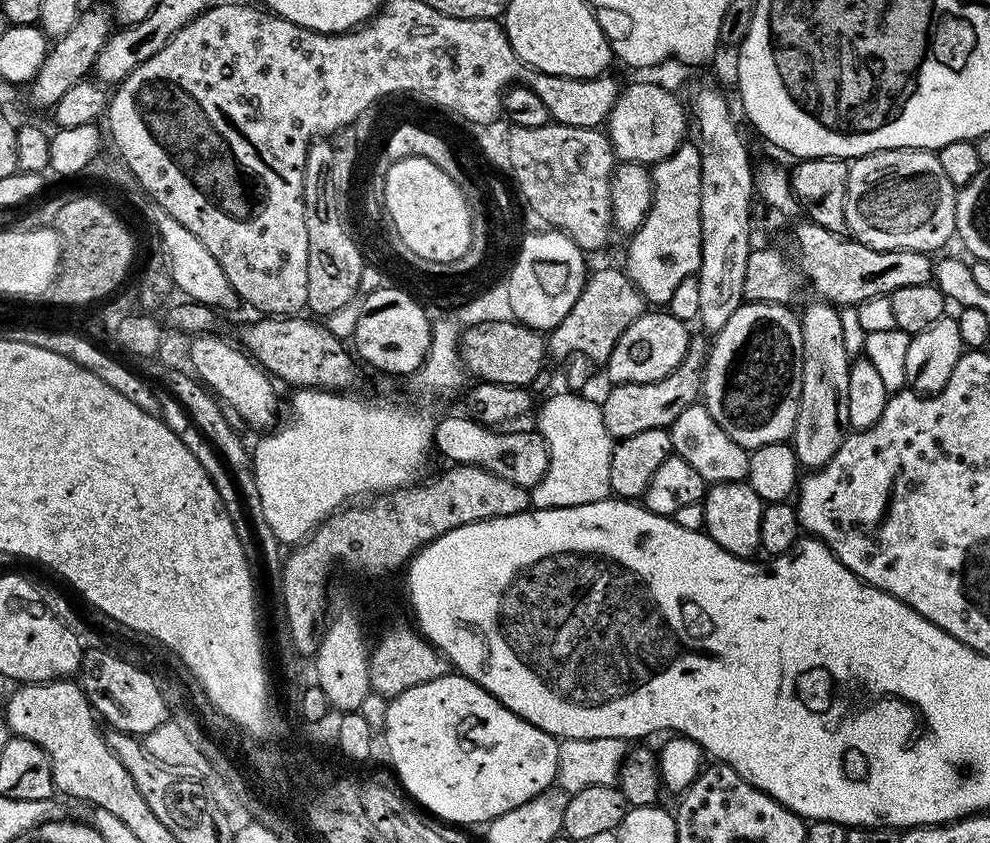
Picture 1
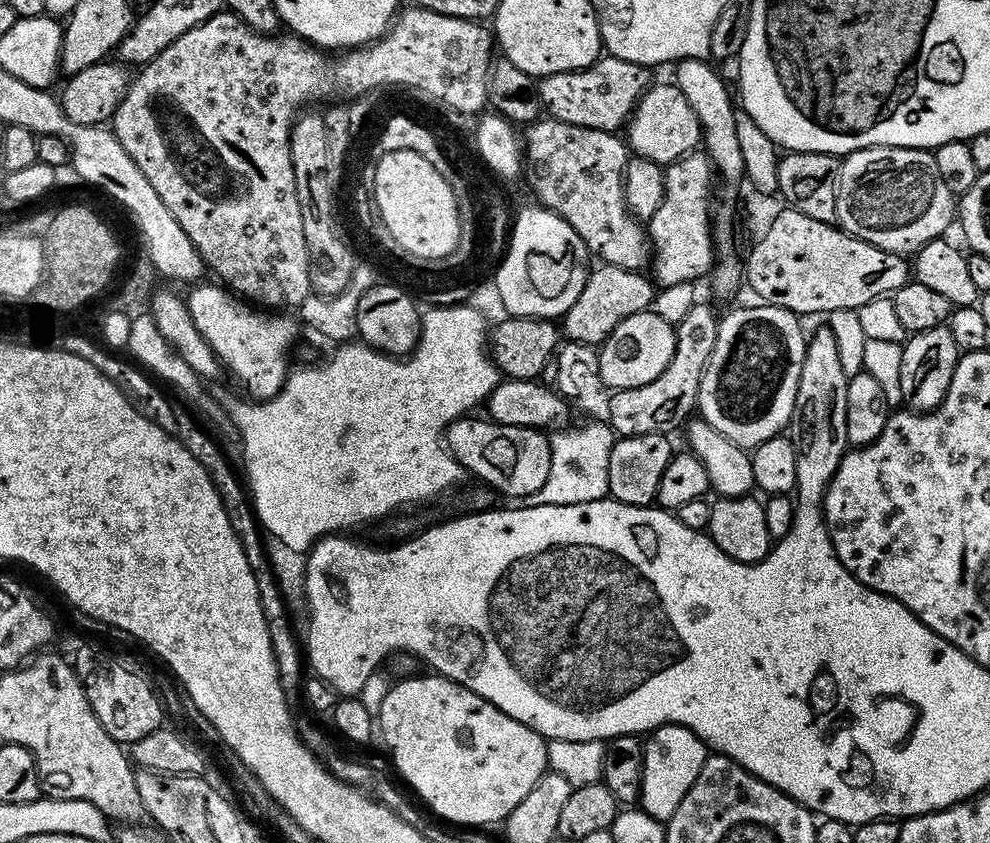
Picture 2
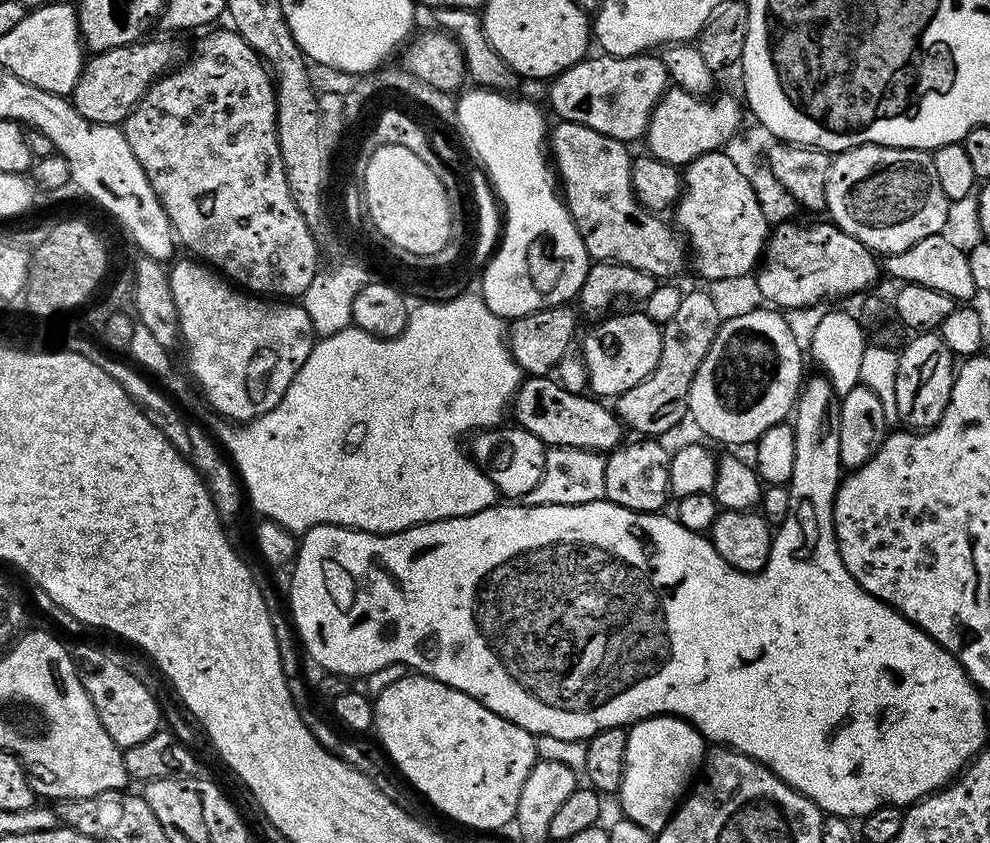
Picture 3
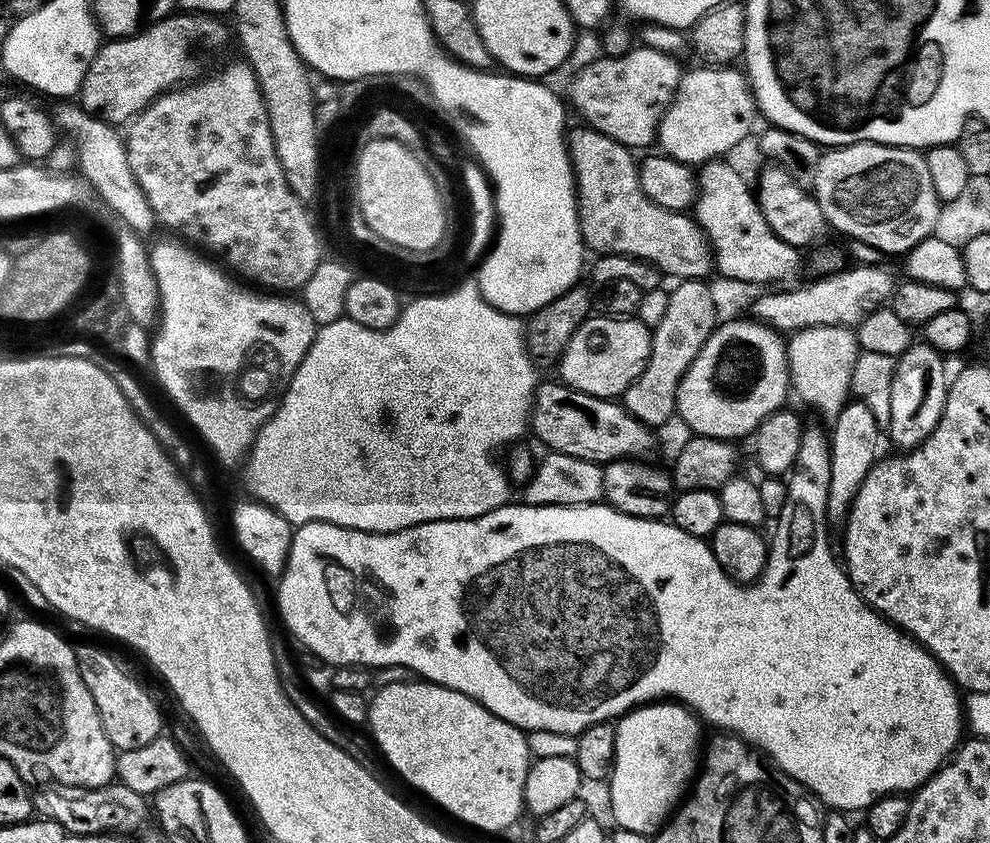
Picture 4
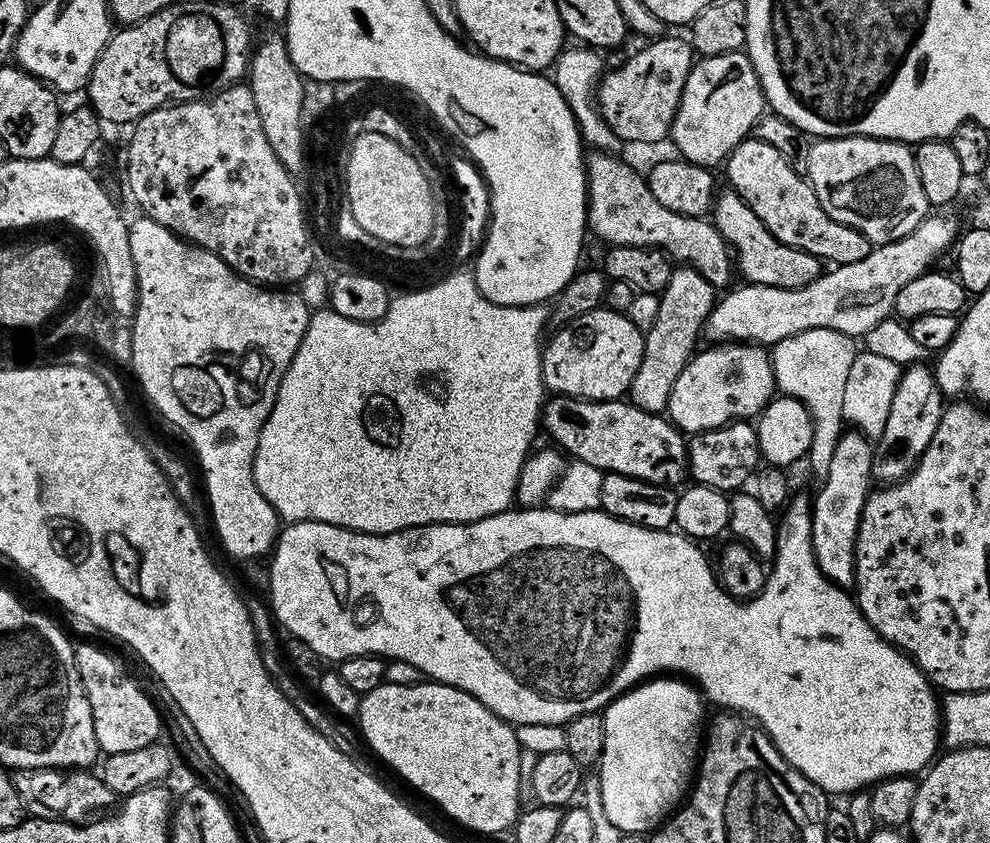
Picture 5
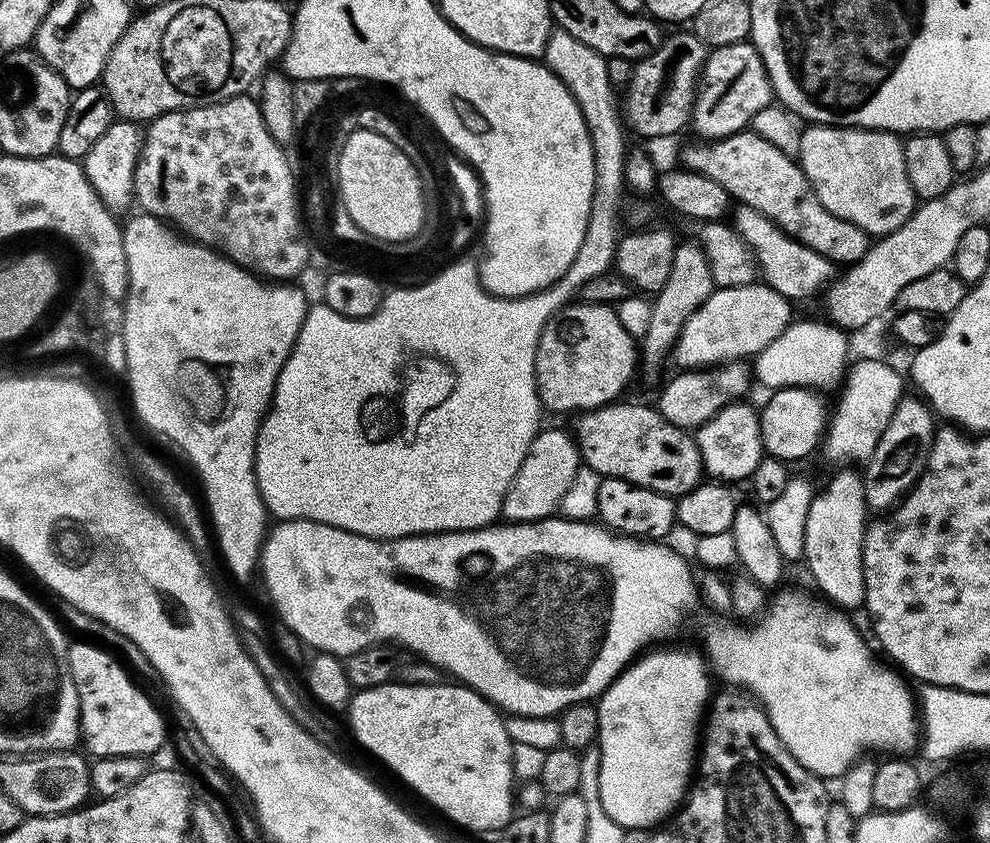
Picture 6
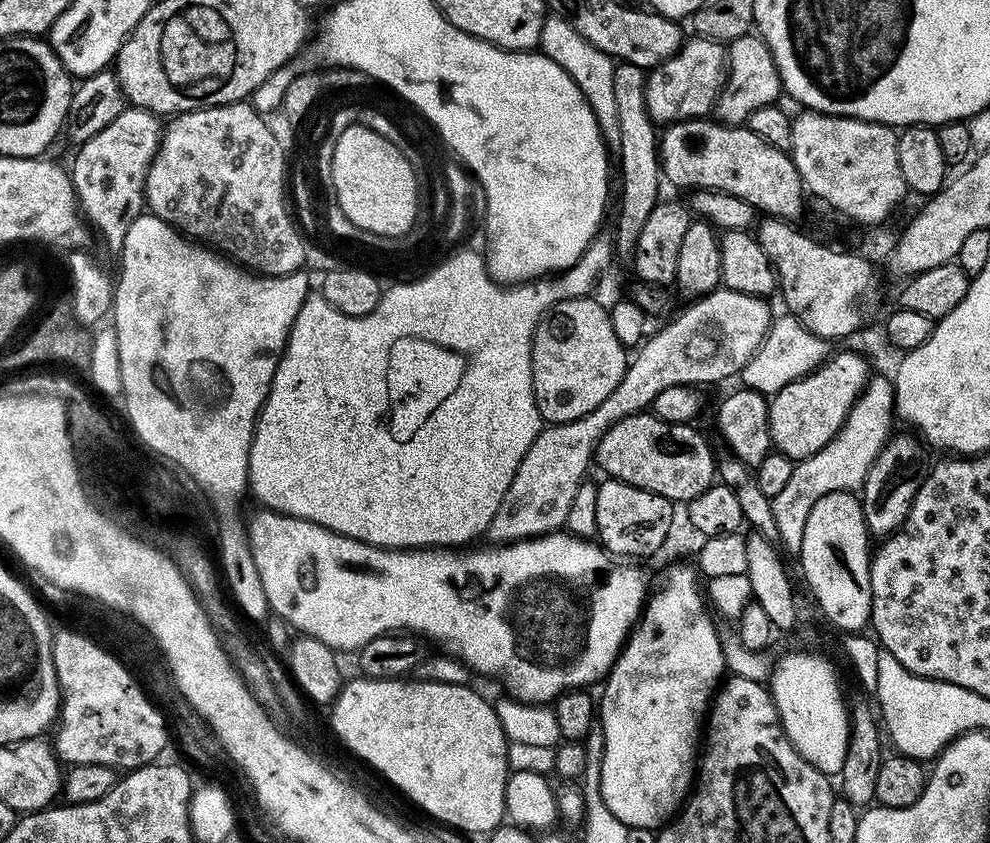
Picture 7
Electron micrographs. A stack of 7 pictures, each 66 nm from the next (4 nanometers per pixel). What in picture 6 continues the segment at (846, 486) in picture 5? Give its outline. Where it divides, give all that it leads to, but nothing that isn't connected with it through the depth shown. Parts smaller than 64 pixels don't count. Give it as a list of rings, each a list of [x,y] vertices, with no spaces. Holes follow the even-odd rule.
[[[842,468],[837,472],[838,474],[834,475],[828,482],[828,484],[821,490],[817,491],[814,495],[813,502],[810,504],[810,510],[808,512],[806,524],[805,524],[805,546],[804,546],[804,562],[807,562],[808,568],[818,584],[819,588],[825,593],[822,593],[831,603],[834,603],[837,607],[840,607],[844,610],[852,610],[848,608],[854,608],[857,606],[861,607],[864,603],[864,594],[865,594],[865,574],[864,567],[862,566],[862,546],[864,545],[864,534],[868,525],[868,507],[865,502],[865,490],[864,490],[864,479],[861,473],[856,473],[852,468]]]

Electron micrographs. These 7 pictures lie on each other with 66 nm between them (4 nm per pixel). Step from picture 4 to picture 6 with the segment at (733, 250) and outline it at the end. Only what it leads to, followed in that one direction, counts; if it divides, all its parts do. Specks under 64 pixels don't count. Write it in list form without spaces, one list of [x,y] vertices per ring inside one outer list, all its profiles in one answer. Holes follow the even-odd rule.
[[[740,204],[736,209],[738,209],[736,220],[734,219],[736,233],[748,244],[748,248],[756,258],[759,275],[768,287],[782,294],[787,300],[799,302],[808,300],[819,292],[821,295],[822,289],[832,283],[834,265],[822,254],[815,253],[810,247],[788,236],[766,214],[759,213],[749,205]]]

